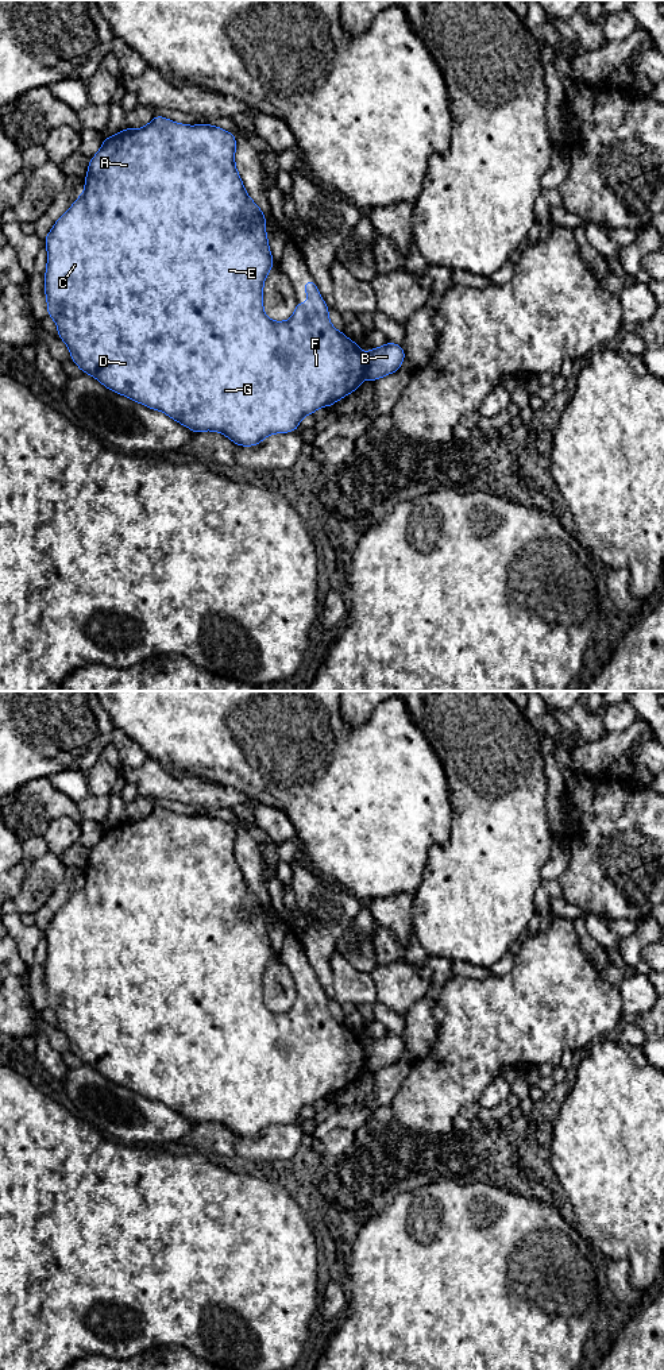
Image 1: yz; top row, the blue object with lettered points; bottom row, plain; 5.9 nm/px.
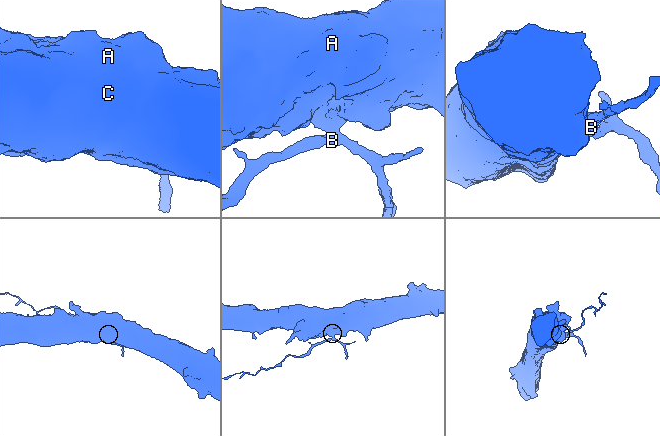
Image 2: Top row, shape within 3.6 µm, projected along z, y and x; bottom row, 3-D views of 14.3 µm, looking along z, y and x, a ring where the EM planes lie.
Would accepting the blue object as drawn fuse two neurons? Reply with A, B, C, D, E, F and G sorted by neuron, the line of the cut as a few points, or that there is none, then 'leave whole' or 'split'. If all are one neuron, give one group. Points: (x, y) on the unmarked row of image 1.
A C D E F G / B; cut in yz along (363, 1045), (363, 1065), (366, 1068); split

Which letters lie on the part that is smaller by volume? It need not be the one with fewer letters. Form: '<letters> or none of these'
B

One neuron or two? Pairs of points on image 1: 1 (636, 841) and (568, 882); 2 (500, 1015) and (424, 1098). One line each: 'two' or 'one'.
1: one
2: one

